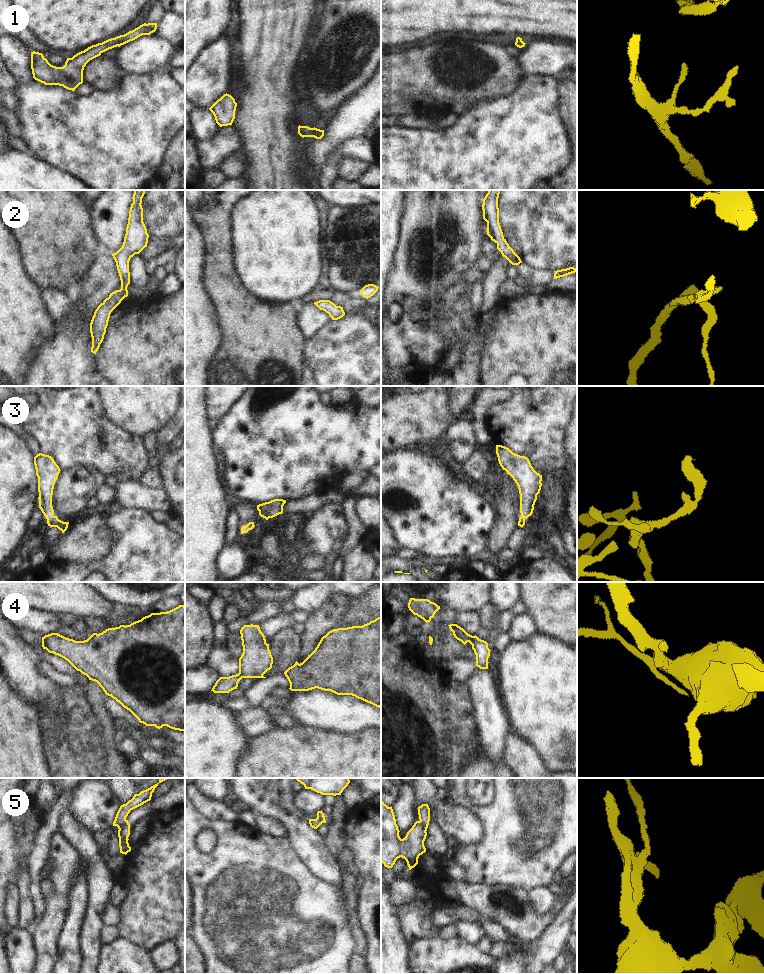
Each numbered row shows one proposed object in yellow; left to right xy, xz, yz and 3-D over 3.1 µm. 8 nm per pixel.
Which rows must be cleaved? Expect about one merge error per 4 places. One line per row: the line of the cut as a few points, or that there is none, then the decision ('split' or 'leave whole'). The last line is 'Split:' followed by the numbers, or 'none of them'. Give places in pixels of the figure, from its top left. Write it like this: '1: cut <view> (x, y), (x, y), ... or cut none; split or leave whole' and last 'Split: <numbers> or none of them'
1: cut none; leave whole
2: cut none; leave whole
3: cut none; leave whole
4: cut yz (473, 636), (471, 644); split
5: cut yz (420, 820), (426, 830); split
Split: 4, 5

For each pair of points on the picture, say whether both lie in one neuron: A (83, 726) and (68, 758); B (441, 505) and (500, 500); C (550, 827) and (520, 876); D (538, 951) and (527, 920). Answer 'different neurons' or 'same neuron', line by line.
A: same neuron
B: different neurons
C: same neuron
D: different neurons

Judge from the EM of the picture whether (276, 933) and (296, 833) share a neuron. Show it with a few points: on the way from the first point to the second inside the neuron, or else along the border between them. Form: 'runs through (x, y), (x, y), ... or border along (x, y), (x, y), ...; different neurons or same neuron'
border along (285, 836), (295, 854), (308, 867); different neurons

